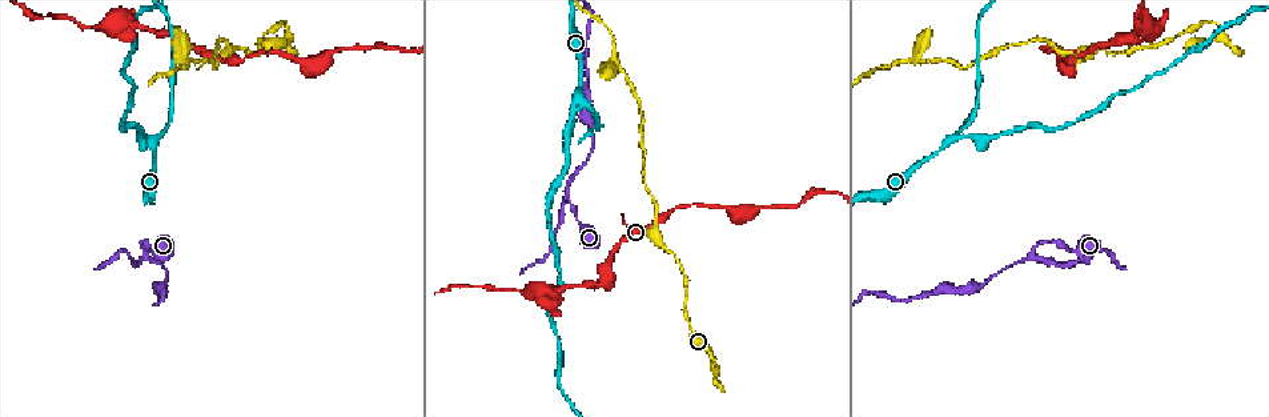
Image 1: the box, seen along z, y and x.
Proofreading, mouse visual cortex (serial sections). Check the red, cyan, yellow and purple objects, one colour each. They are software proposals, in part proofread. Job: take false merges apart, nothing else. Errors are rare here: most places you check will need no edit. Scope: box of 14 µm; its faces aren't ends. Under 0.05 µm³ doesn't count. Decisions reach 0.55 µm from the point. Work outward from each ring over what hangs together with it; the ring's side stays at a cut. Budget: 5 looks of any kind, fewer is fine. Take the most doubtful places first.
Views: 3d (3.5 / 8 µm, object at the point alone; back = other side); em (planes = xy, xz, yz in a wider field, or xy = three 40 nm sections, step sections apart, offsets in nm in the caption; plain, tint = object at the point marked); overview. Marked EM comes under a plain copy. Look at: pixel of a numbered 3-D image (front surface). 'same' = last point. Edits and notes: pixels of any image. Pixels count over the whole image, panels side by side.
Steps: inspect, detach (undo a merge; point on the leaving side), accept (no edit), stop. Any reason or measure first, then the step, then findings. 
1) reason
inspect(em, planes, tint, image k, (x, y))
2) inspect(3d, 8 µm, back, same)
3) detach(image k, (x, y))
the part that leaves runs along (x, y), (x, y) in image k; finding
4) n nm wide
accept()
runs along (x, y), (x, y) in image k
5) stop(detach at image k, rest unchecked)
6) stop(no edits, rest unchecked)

sharp bend
inspect(3d, 3.5 µm, image 1, (145, 252))

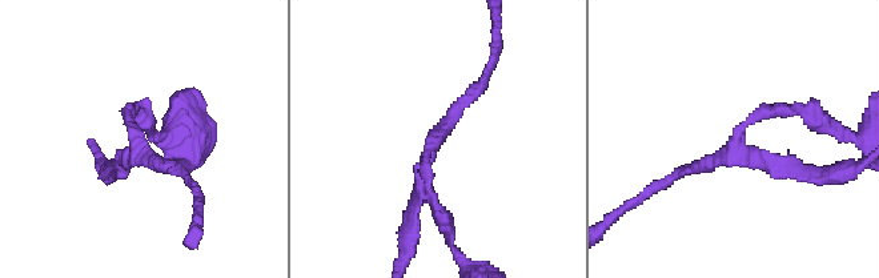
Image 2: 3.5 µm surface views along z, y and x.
3 arms; arms of 150, 150, 200 nm
inspect(em, xy, step 1, tint, image 2, (736, 141))

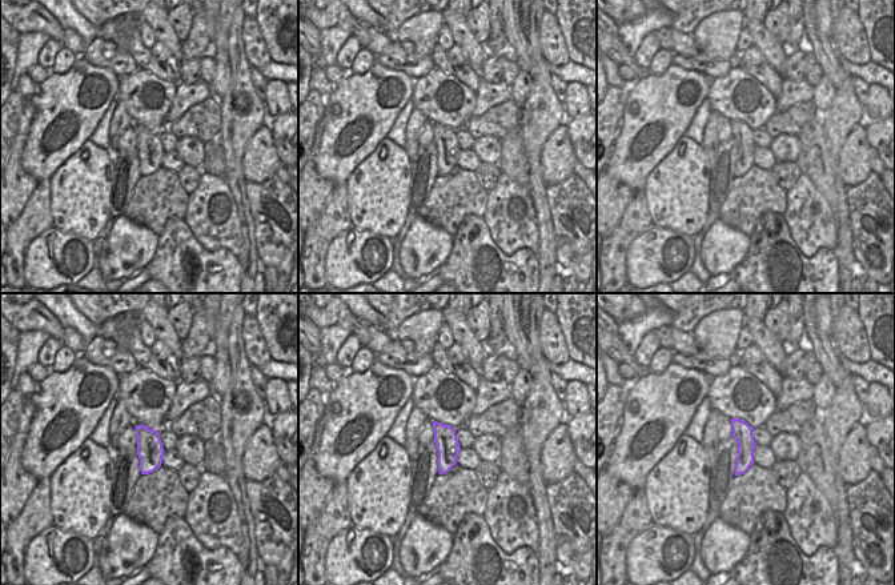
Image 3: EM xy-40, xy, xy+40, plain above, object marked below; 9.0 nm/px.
accept()
runs along (802, 111), (761, 111), (719, 158), (675, 176) in image 2; one cell here

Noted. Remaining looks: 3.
inspect(3d, 3.5 µm, back, image 1, (543, 288))

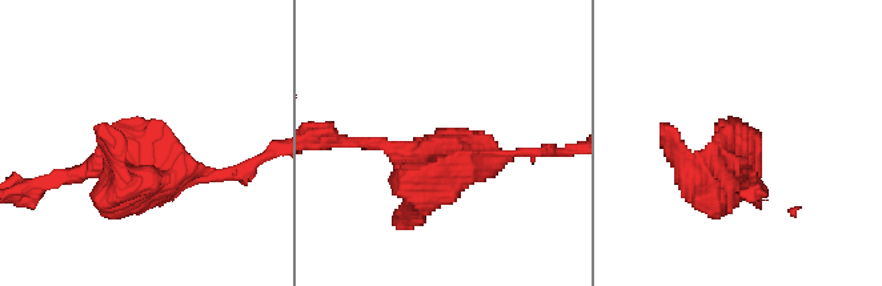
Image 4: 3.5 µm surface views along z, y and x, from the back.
need the tissue
inspect(em, xy, step 2, tint, image 4, (148, 168))

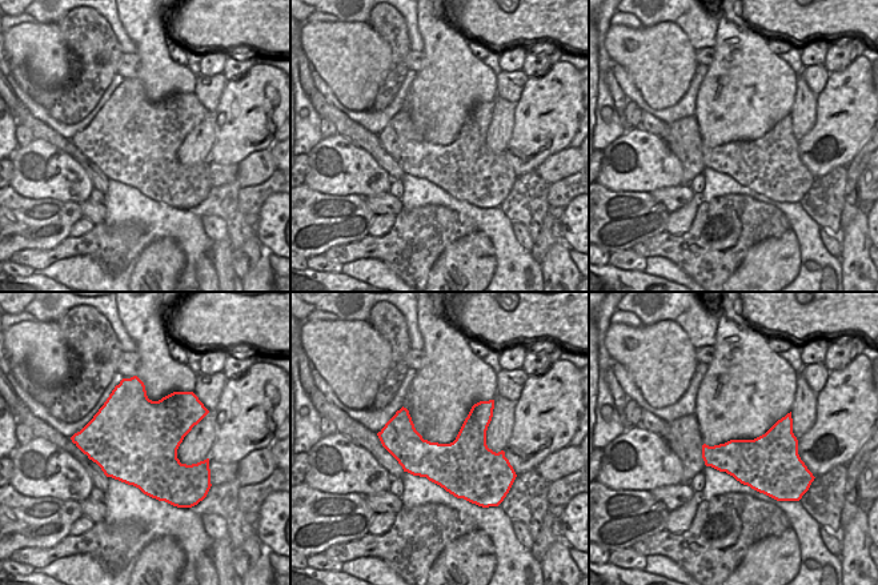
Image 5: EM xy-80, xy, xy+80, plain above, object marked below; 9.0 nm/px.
accept()
runs along (357, 142), (444, 153), (415, 217) in image 4; one cell here

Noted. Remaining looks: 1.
stop(no edits, rest unchecked)

